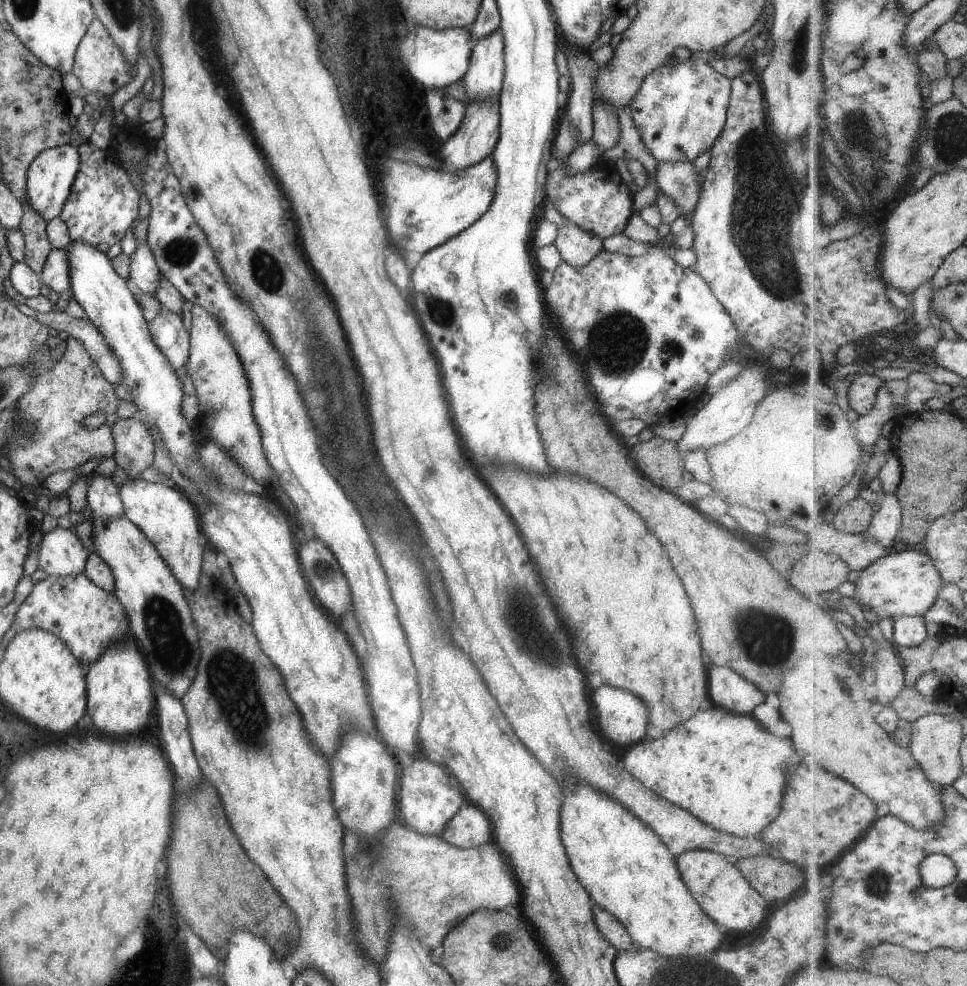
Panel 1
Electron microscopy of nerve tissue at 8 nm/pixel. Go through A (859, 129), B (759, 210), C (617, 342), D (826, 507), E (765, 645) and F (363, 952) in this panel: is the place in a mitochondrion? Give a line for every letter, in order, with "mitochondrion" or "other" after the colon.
A: mitochondrion
B: mitochondrion
C: mitochondrion
D: other
E: mitochondrion
F: other

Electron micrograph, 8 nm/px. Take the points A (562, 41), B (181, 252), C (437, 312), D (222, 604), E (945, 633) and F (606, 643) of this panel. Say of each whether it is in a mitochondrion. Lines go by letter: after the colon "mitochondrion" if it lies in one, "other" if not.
A: other
B: mitochondrion
C: mitochondrion
D: mitochondrion
E: mitochondrion
F: other

